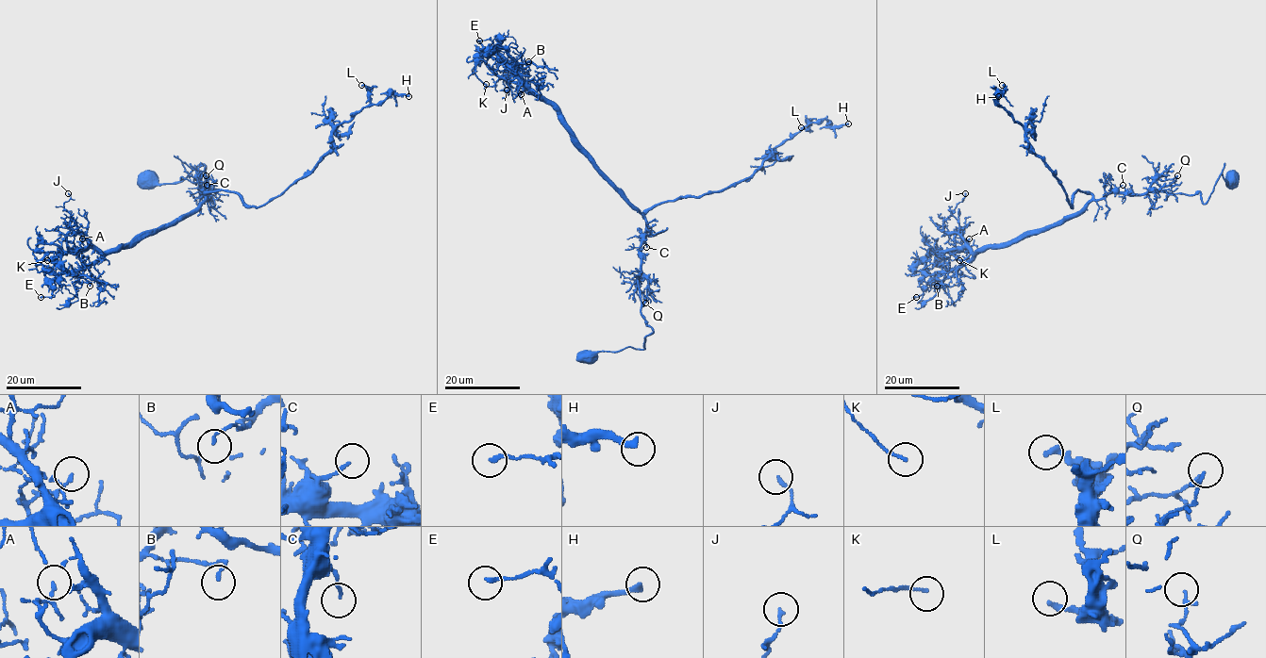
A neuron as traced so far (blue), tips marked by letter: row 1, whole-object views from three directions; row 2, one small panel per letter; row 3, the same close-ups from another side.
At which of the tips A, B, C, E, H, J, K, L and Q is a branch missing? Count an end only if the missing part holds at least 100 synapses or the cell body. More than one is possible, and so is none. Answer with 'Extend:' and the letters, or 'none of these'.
Extend: none of these

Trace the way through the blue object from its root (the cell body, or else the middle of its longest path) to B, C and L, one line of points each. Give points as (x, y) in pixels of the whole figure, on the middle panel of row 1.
B: (590, 357), (644, 349), (653, 332), (638, 283), (645, 217), (524, 83), (517, 67), (528, 61)
C: (590, 357), (628, 347), (644, 349), (644, 338), (653, 332), (641, 312), (638, 283), (641, 245), (646, 247)
L: (590, 357), (644, 349), (653, 332), (638, 283), (644, 215), (746, 180), (808, 123), (801, 127)

